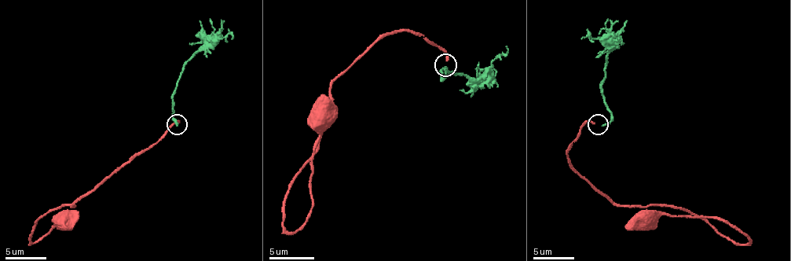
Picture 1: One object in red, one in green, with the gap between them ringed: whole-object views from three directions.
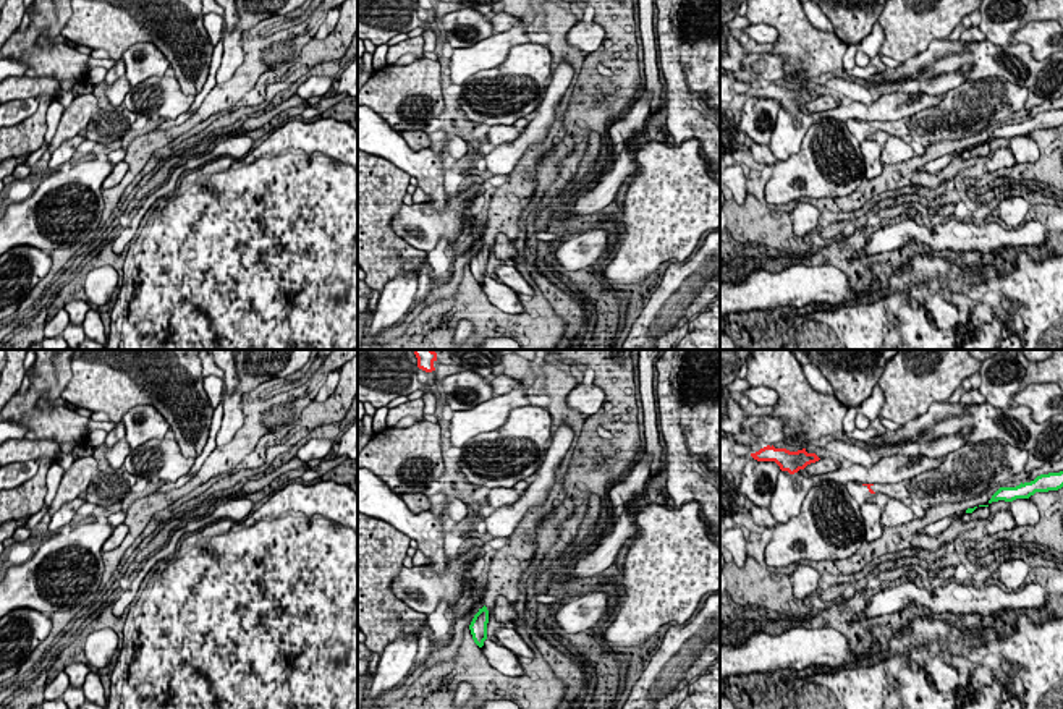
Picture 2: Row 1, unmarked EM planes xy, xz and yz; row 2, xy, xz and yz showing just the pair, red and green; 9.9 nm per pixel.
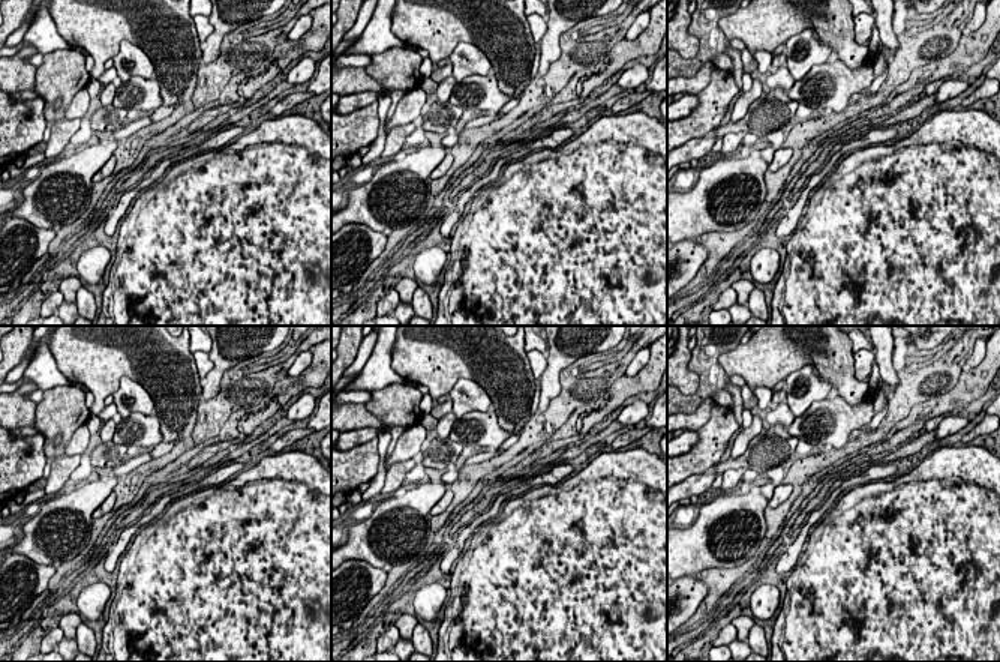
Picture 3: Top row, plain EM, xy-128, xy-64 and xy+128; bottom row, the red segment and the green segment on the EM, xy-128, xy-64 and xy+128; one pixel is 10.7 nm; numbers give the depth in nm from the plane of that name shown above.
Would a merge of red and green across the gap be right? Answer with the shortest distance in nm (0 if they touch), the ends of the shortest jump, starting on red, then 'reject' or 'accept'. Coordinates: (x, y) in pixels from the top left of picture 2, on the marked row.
950 nm | yz (874, 492), (966, 510) | reject

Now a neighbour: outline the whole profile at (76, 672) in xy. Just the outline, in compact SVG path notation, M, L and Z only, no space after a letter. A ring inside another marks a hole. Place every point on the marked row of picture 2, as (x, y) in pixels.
M73 662L70 665L65 667L65 673L70 678L70 686L73 688L83 688L86 675L91 672L92 669L89 667L89 664L84 662Z

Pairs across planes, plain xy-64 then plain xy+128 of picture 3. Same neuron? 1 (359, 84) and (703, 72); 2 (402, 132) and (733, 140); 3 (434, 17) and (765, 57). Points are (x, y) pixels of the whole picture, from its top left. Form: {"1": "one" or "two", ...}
{"1": "one", "2": "one", "3": "two"}

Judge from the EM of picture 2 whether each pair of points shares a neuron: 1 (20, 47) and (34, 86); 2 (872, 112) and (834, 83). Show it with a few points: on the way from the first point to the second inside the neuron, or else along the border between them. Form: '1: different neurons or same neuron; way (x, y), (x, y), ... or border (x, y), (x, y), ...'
1: different neurons; border (23, 73), (54, 78), (60, 86)
2: different neurons; border (877, 97), (869, 104), (853, 102)

